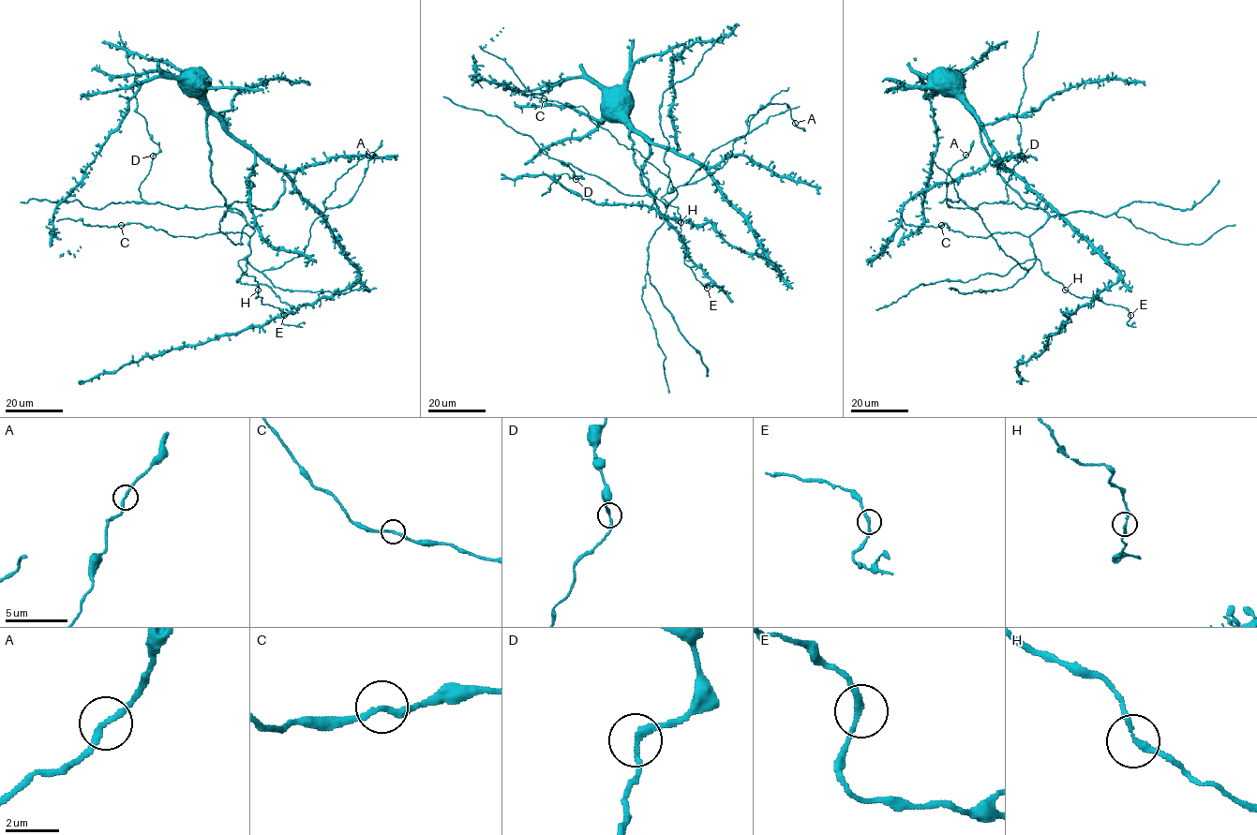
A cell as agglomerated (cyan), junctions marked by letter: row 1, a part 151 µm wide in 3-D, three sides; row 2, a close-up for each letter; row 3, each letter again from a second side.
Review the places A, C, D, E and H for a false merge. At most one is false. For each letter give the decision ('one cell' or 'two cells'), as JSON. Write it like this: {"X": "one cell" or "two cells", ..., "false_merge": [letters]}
{"A": "one cell", "C": "one cell", "D": "one cell", "E": "one cell", "H": "one cell", "false_merge": []}

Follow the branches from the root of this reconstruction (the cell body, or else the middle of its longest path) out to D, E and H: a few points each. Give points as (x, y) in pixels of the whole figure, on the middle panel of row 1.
D: (615, 93), (633, 141), (634, 163), (647, 179), (648, 192), (623, 194), (596, 176), (562, 163), (575, 179)
E: (615, 93), (648, 191), (667, 205), (677, 191), (661, 198), (677, 208), (683, 261), (707, 288)
H: (615, 93), (648, 191), (667, 205), (677, 194), (673, 187), (661, 198), (677, 208), (680, 221)

